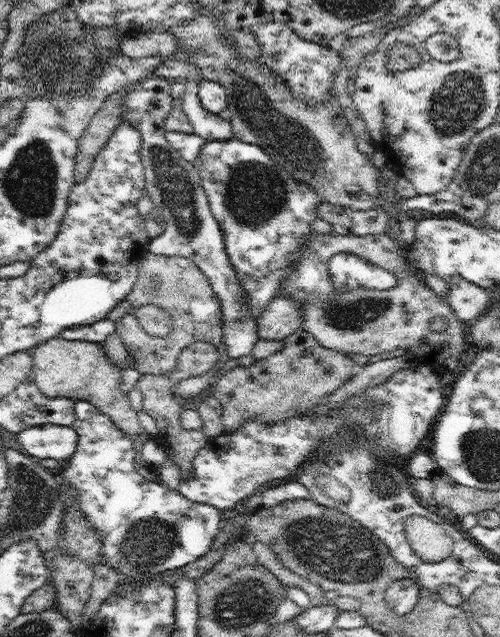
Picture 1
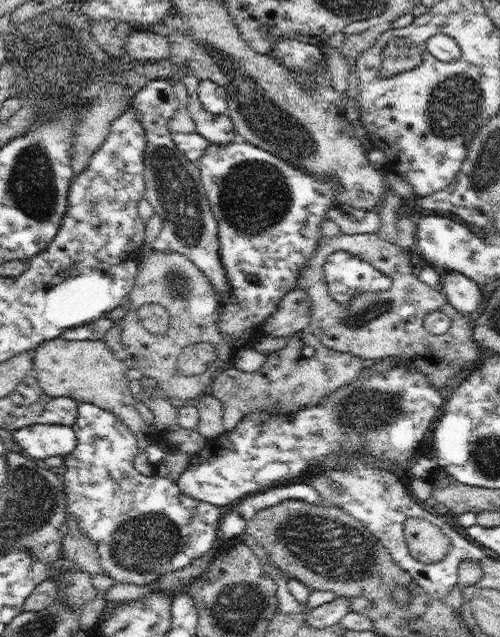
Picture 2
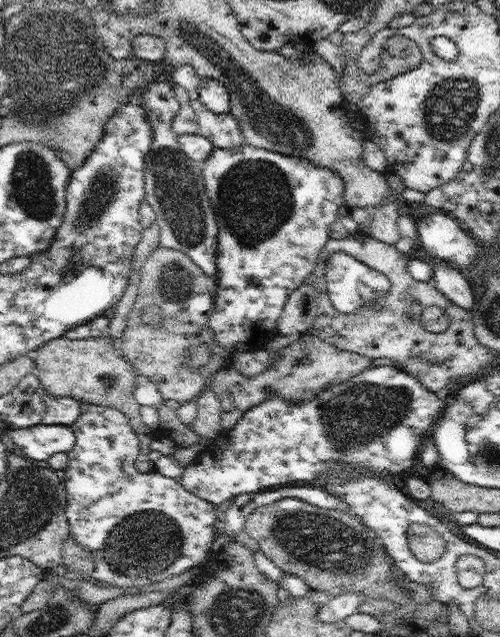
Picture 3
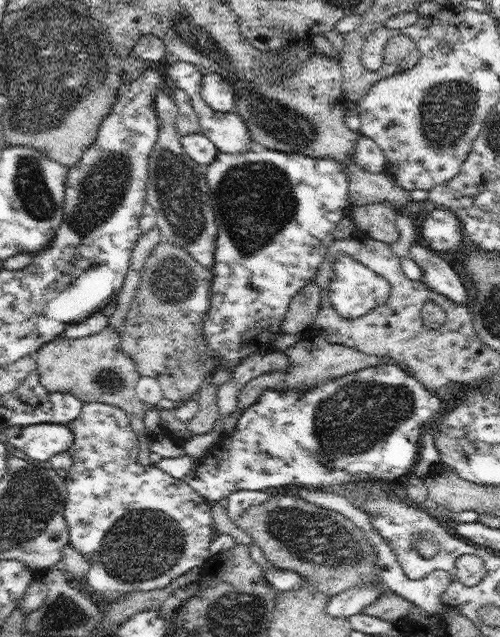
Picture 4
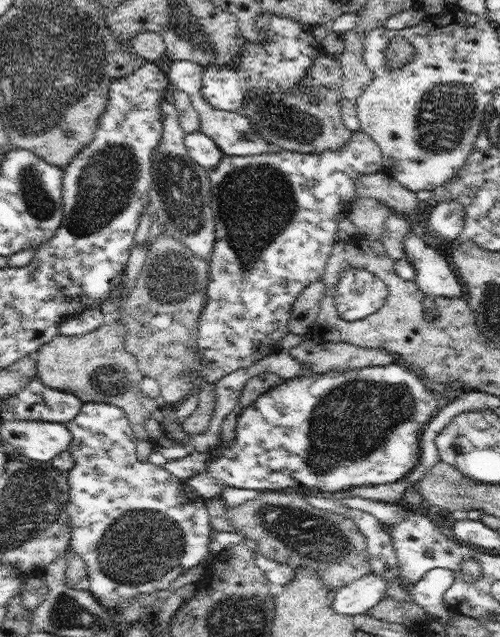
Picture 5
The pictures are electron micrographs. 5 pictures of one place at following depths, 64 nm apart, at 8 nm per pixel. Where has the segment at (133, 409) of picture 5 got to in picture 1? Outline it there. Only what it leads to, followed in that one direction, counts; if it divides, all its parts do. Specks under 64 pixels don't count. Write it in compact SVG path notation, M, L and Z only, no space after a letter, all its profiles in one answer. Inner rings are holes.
M58 336L38 344L31 351L33 354L31 377L34 378L40 392L47 397L64 397L74 402L84 400L97 406L99 411L112 419L112 423L116 423L118 429L130 435L130 440L134 443L135 469L144 478L158 481L158 471L142 456L142 448L152 436L144 430L136 410L130 407L128 393L120 389L123 368L108 357L104 347L95 342L66 340Z

